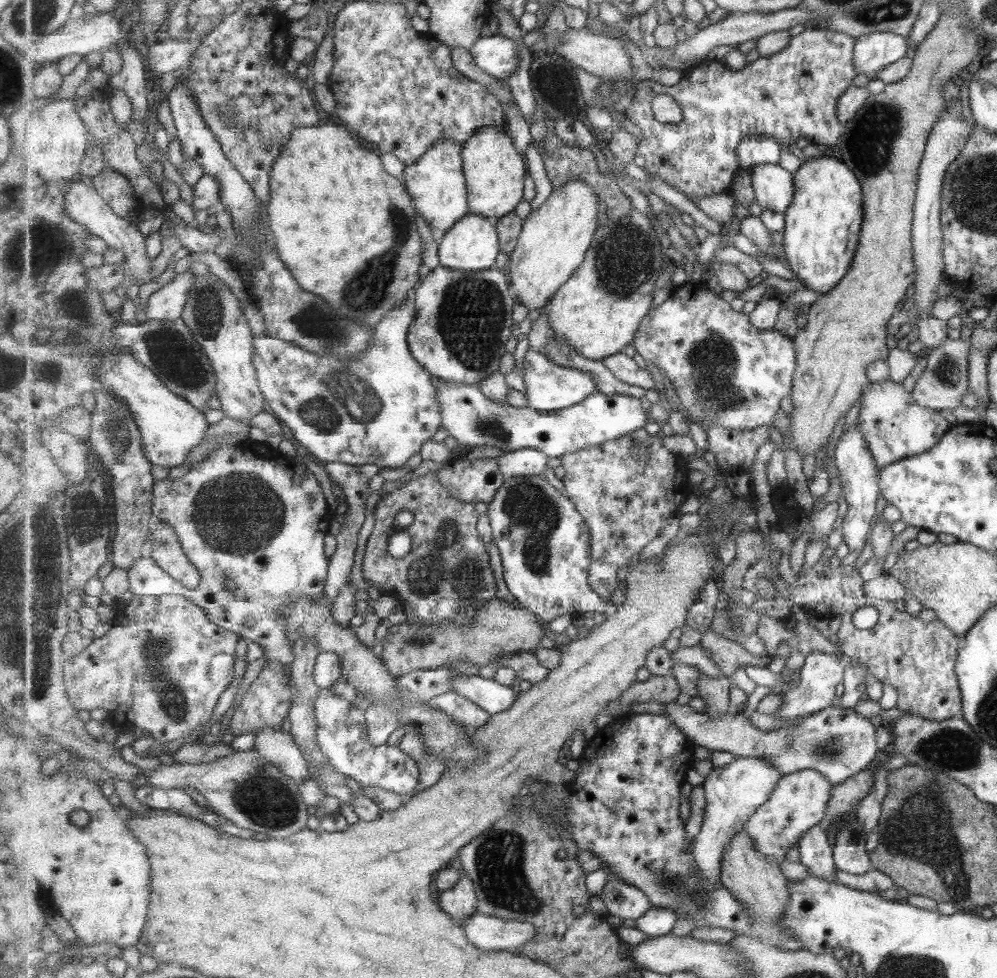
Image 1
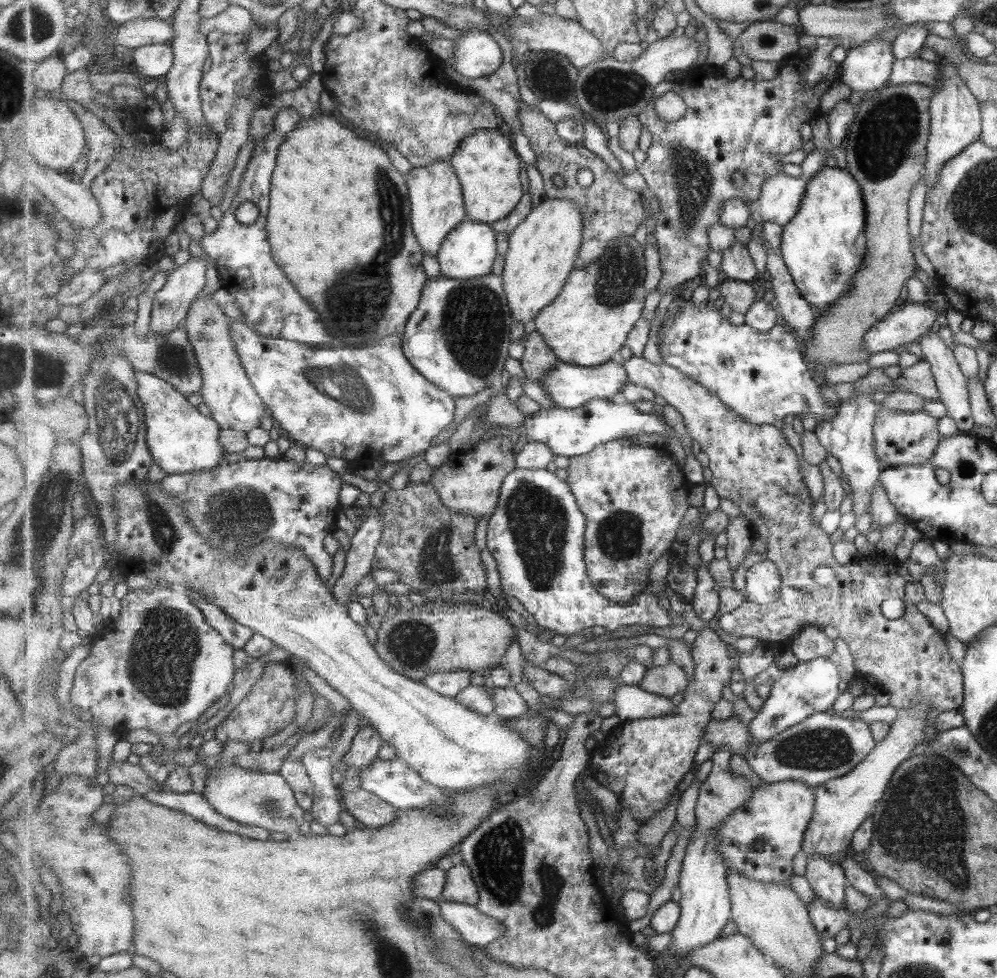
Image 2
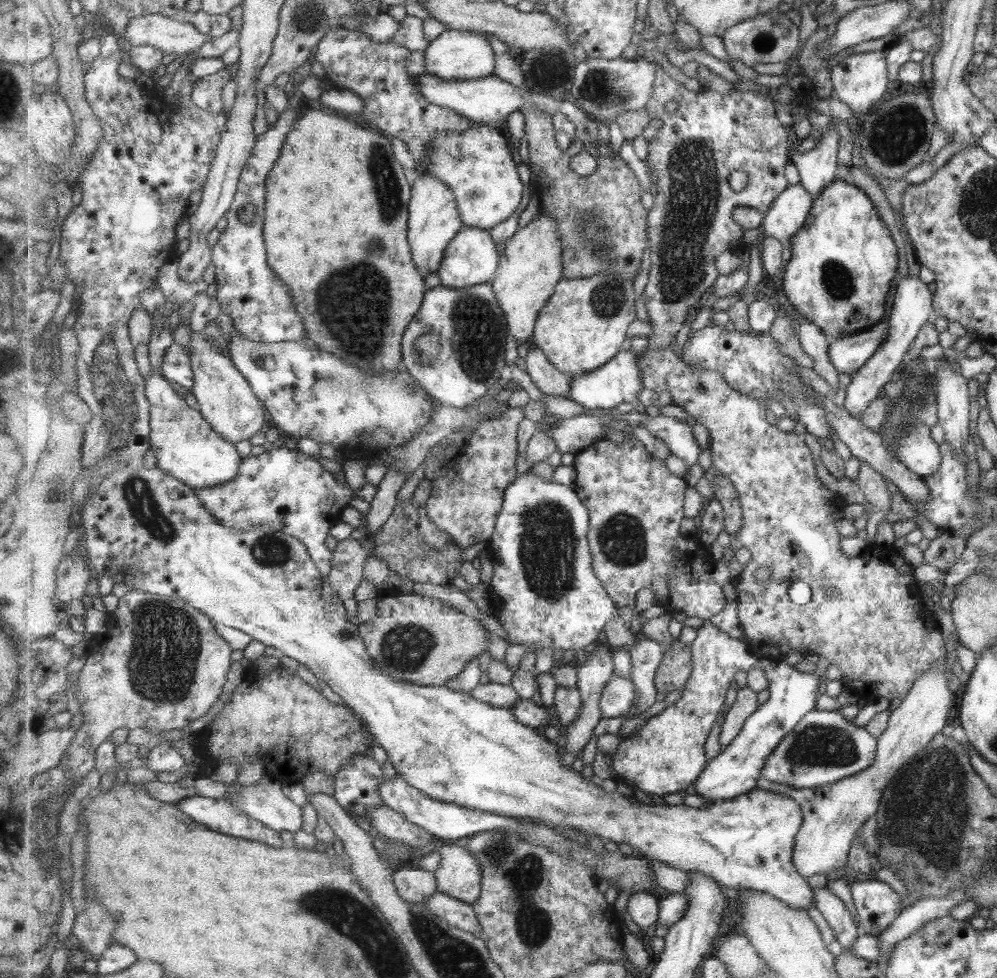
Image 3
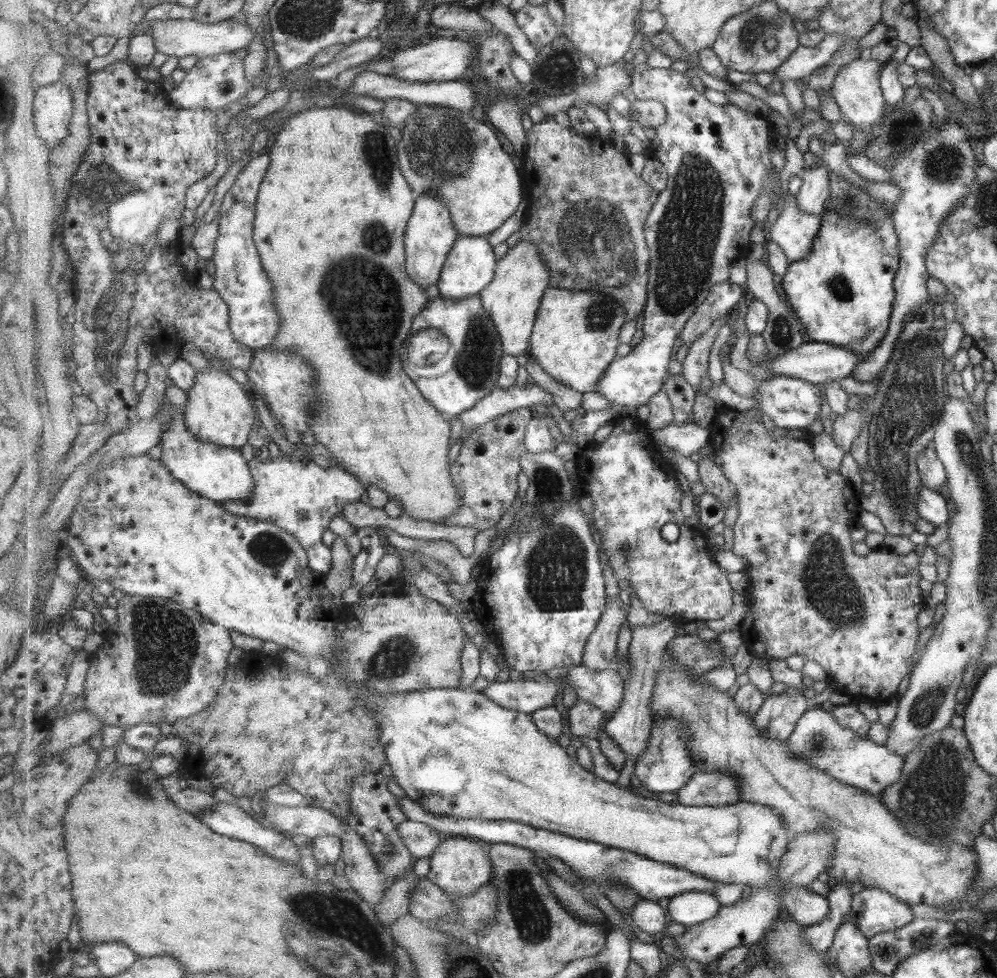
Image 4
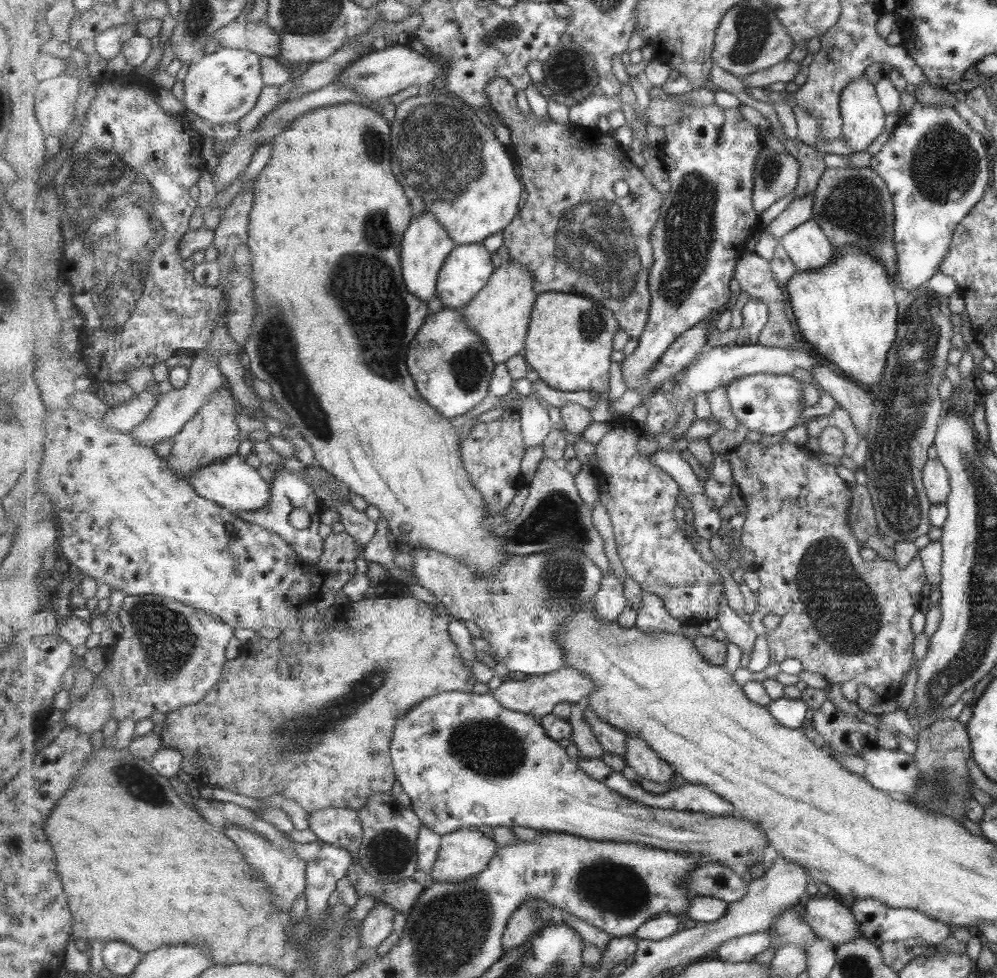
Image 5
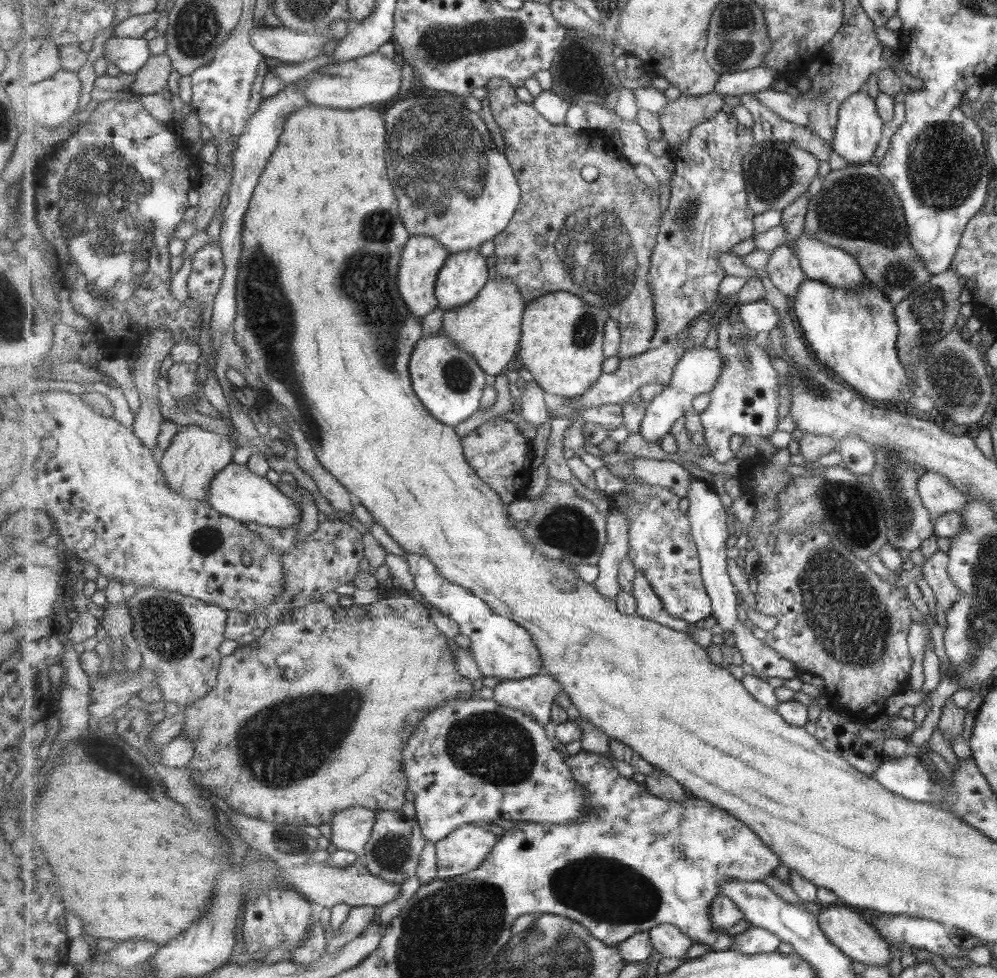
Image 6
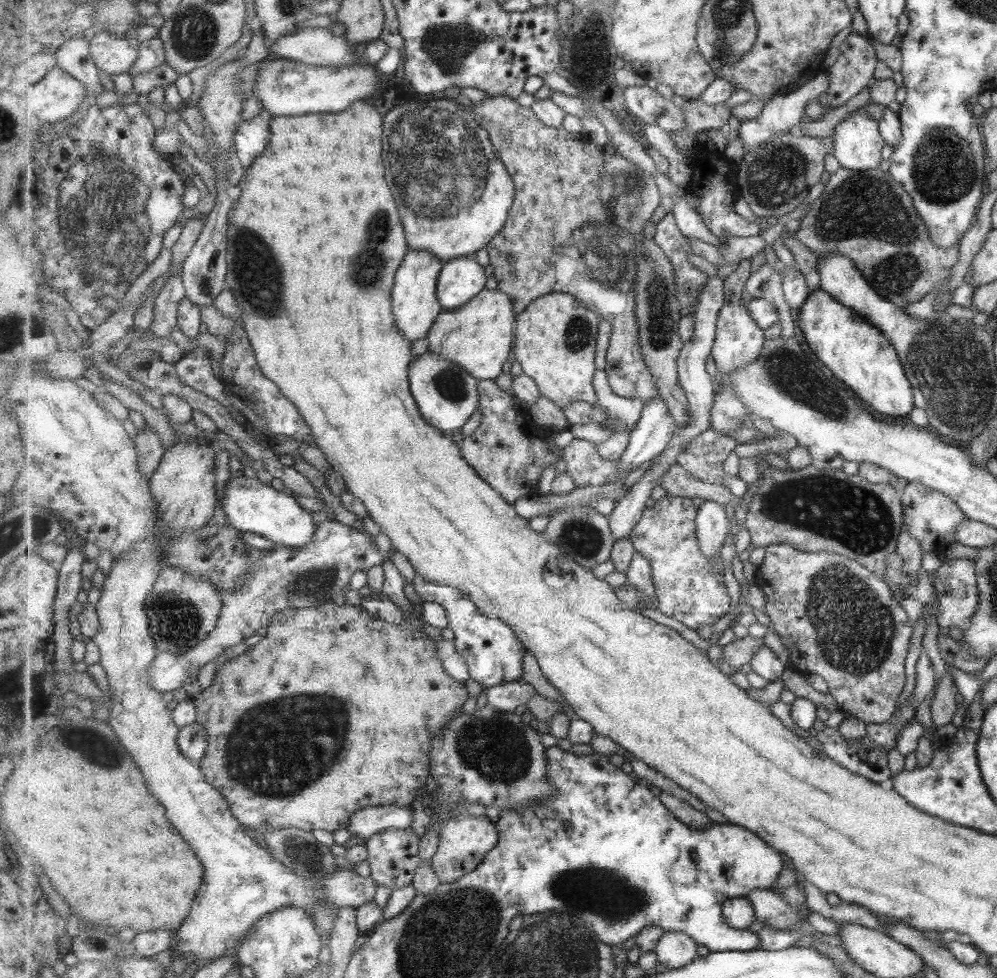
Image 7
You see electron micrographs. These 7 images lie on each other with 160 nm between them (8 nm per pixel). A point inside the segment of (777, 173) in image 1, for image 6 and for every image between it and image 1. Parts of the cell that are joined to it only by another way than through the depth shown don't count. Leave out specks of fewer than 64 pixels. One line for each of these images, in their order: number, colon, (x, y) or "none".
2: (783, 195)
3: (791, 211)
4: (795, 230)
5: (809, 248)
6: (820, 261)

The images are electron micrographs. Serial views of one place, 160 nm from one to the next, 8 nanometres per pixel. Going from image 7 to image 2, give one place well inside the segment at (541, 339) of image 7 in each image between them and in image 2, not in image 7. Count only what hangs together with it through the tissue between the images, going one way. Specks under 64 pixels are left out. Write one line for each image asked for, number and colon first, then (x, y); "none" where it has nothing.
2: (589, 322)
3: (583, 326)
4: (575, 339)
5: (571, 339)
6: (562, 345)

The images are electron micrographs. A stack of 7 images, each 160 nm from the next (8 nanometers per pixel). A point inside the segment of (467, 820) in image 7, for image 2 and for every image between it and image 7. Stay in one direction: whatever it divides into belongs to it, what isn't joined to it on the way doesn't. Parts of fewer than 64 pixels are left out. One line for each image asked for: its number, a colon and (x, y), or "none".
2: (461, 888)
3: (459, 874)
4: (459, 866)
5: (464, 854)
6: (466, 849)

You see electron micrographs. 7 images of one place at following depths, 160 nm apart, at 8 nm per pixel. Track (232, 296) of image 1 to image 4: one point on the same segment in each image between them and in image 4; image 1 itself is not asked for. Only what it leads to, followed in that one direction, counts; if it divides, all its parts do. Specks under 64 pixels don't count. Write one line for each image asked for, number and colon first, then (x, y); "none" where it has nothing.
2: (234, 402)
3: (226, 399)
4: (219, 411)

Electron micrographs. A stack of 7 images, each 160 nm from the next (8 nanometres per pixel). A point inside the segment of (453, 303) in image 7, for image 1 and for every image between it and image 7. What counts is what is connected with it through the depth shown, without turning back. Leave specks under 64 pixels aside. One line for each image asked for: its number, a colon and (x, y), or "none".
1: (473, 244)
2: (469, 252)
3: (471, 259)
4: (471, 267)
5: (468, 270)
6: (465, 274)

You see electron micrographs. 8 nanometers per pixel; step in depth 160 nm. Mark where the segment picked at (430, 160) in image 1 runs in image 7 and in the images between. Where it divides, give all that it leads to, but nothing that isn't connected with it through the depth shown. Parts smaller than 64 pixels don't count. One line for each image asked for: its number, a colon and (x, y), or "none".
2: (437, 195)
3: (435, 220)
4: (431, 234)
5: (427, 244)
6: (424, 256)
7: (416, 305)

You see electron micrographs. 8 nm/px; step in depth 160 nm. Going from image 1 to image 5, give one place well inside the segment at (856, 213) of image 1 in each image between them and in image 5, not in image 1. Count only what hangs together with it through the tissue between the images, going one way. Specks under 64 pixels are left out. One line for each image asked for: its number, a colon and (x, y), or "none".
2: (824, 246)
3: (843, 258)
4: (842, 293)
5: (845, 310)

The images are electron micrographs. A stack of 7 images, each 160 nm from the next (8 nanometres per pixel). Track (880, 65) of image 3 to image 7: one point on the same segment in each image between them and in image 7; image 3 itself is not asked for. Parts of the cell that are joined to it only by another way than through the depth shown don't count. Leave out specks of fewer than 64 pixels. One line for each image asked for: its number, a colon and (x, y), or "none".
4: (856, 90)
5: (861, 113)
6: (858, 127)
7: (856, 143)

